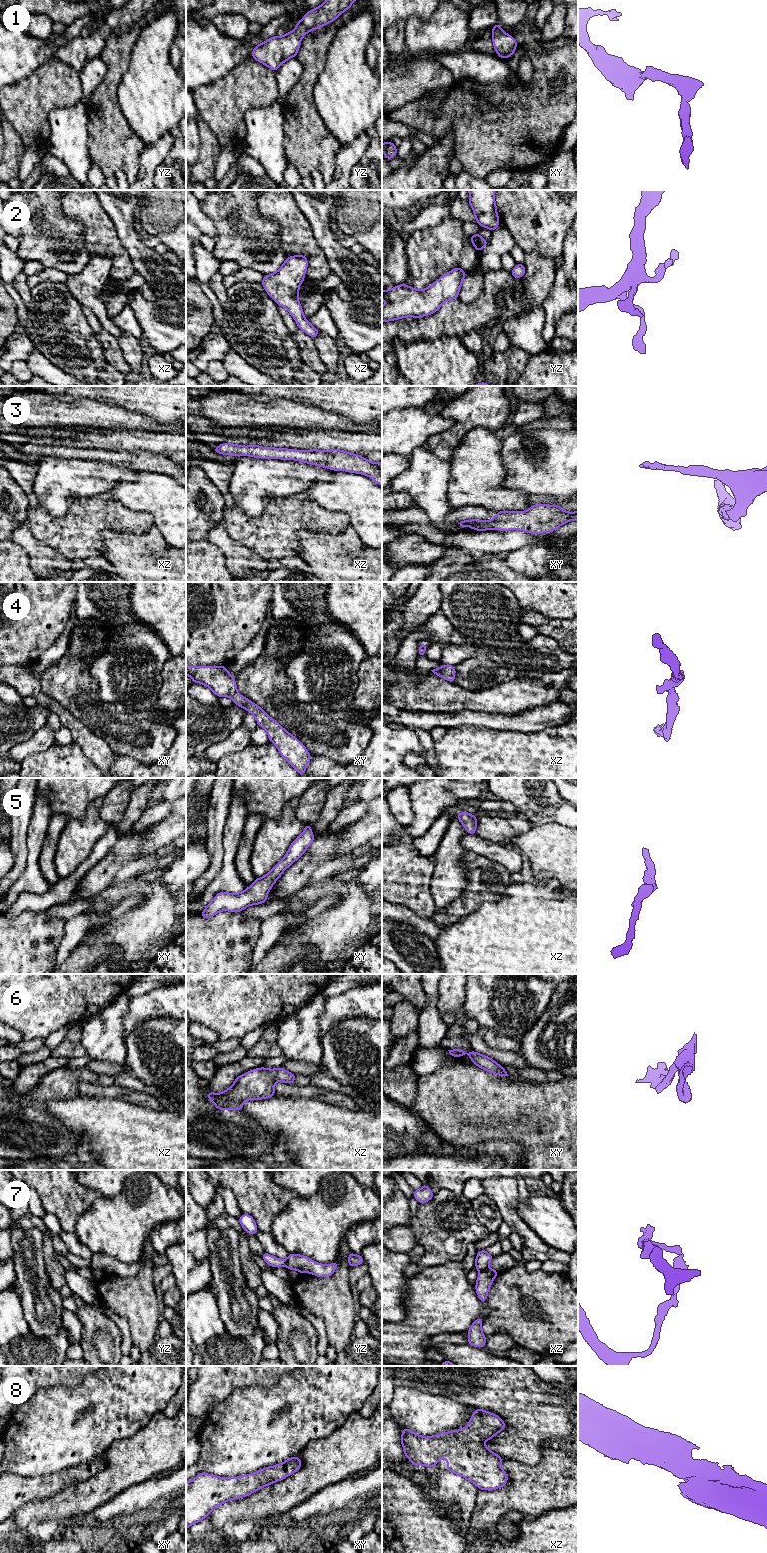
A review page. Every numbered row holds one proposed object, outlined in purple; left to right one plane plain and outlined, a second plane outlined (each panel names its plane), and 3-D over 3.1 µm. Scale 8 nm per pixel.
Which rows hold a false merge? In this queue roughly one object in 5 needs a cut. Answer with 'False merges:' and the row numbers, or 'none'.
False merges: 7

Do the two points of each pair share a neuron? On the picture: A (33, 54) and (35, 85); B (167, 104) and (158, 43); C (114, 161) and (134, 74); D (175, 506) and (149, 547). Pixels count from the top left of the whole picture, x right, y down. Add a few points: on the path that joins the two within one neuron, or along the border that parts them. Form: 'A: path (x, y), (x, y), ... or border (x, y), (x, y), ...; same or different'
A: border (53, 56), (14, 83); different
B: path (158, 89), (158, 58); same
C: border (116, 94), (120, 112), (130, 129), (137, 136); different
D: border (154, 524), (163, 538), (175, 547); different

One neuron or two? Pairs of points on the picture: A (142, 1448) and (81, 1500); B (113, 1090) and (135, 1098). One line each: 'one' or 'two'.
A: one
B: one

